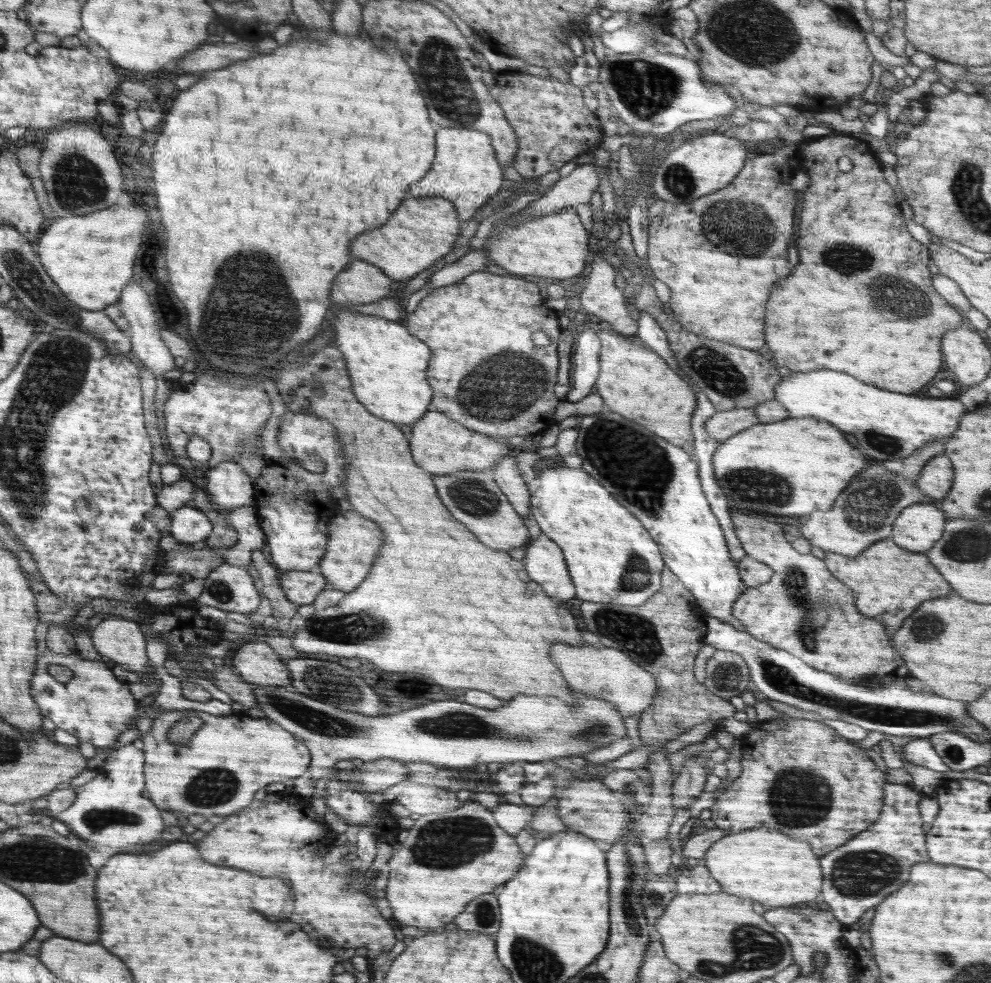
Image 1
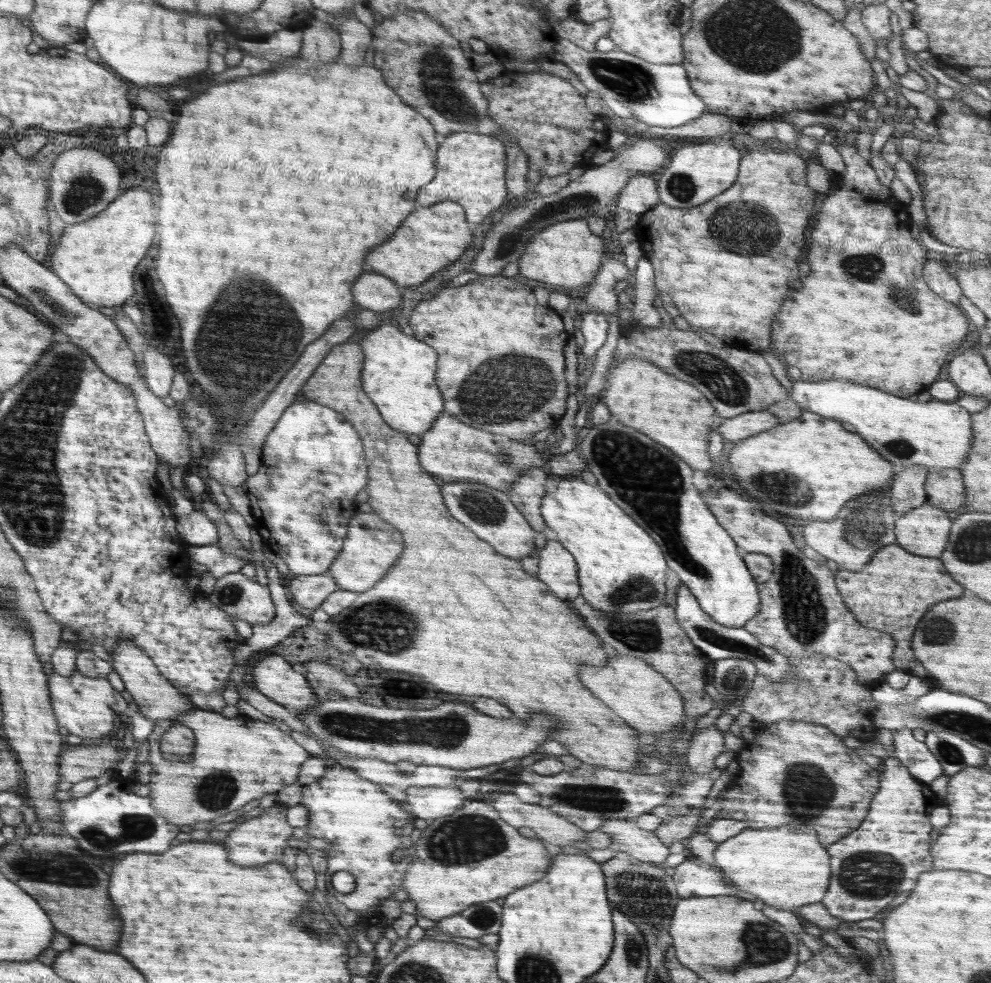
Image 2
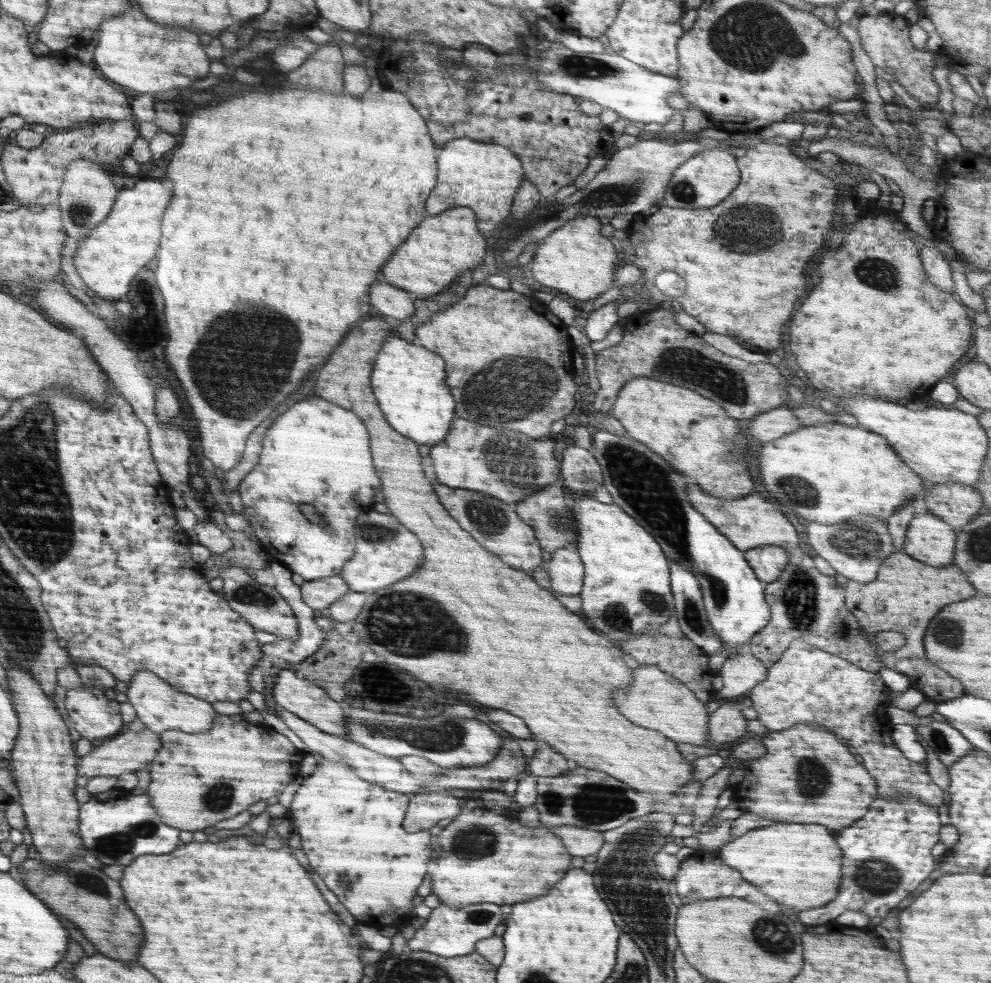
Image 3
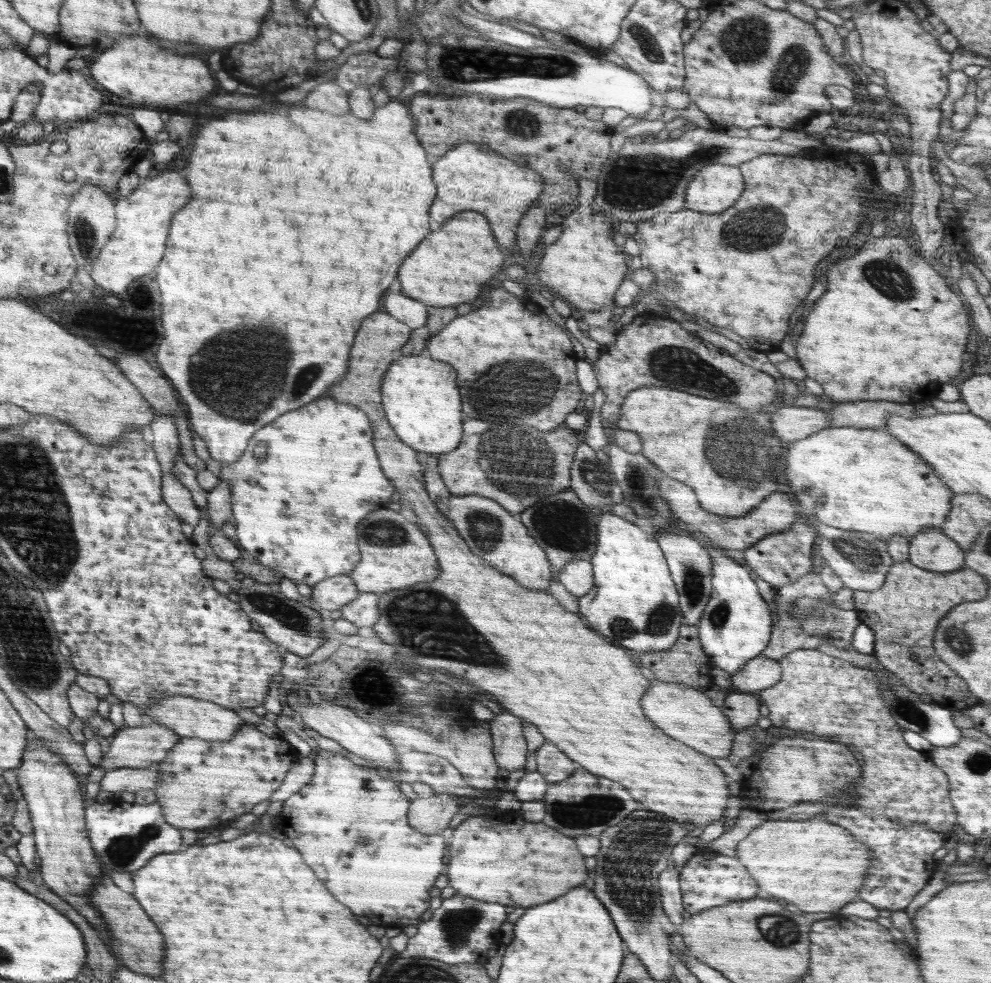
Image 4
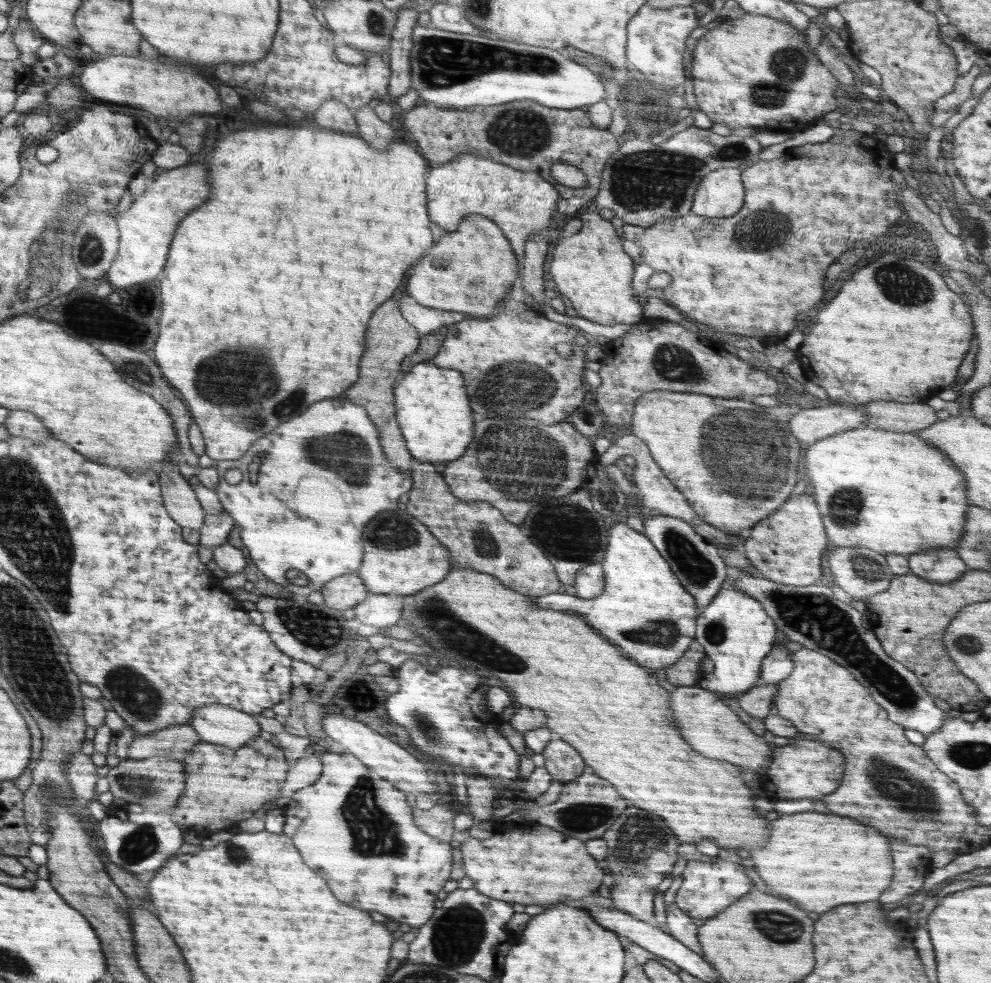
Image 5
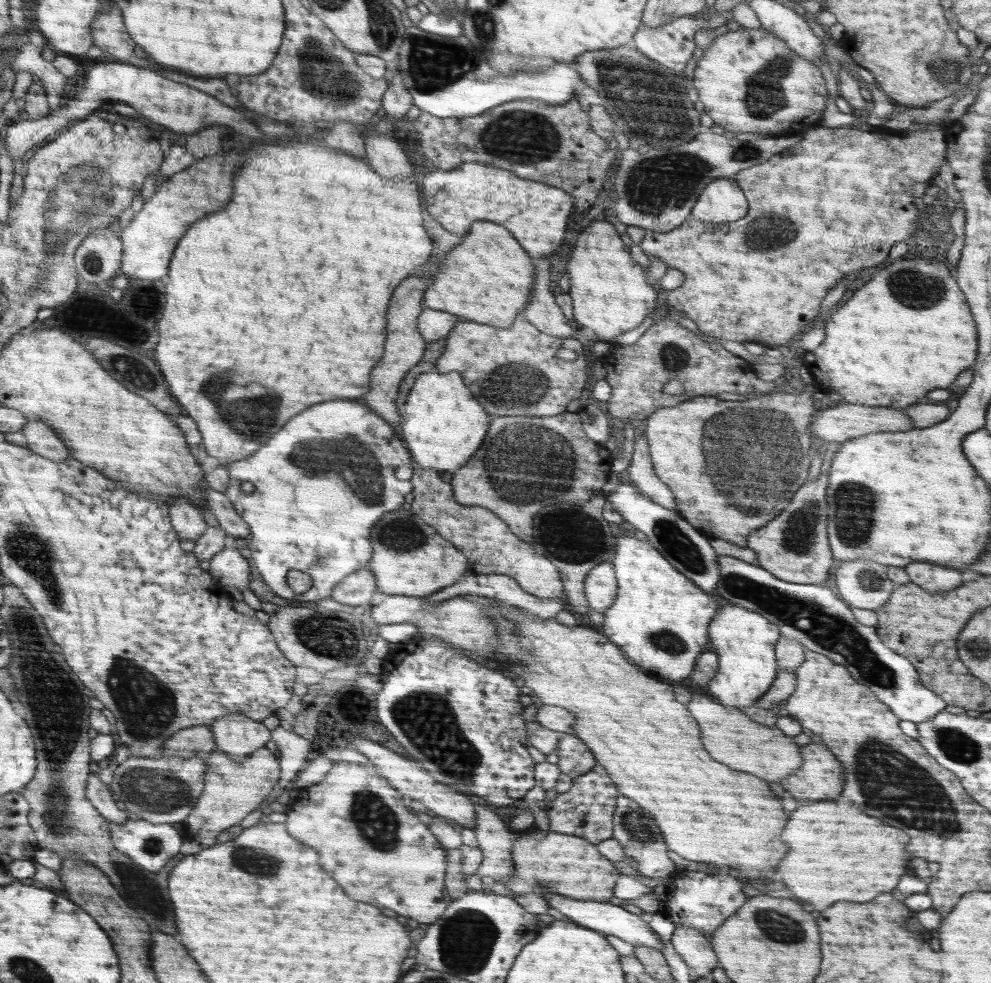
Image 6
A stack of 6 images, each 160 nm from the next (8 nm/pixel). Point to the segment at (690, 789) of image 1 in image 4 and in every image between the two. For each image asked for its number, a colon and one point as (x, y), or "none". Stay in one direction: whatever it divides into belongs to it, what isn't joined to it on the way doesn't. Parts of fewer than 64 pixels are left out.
2: (708, 743)
3: (727, 724)
4: (742, 709)

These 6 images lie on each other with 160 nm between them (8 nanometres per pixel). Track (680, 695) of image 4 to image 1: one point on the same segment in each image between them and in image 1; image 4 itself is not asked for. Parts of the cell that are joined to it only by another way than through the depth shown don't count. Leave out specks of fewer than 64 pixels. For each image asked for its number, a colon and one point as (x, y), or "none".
1: (608, 674)
2: (640, 695)
3: (655, 700)

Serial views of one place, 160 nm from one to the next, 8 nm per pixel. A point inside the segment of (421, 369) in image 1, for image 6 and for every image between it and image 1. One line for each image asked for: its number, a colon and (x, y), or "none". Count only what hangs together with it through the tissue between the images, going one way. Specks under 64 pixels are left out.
2: (399, 371)
3: (408, 380)
4: (420, 397)
5: (432, 408)
6: (443, 423)

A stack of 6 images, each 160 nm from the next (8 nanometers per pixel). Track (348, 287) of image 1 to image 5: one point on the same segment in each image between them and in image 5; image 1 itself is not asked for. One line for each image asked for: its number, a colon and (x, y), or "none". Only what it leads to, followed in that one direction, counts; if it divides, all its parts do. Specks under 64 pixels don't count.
2: (379, 293)
3: (389, 300)
4: (413, 313)
5: (426, 320)

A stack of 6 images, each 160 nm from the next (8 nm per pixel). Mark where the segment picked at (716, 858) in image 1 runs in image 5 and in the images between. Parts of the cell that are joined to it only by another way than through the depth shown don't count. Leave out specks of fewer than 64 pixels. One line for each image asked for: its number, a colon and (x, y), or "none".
2: (787, 868)
3: (777, 858)
4: (825, 869)
5: (820, 860)

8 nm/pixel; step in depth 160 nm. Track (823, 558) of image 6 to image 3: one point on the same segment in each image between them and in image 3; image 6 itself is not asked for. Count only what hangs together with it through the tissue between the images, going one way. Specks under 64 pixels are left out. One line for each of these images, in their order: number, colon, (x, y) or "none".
3: (768, 562)
4: (779, 559)
5: (786, 548)

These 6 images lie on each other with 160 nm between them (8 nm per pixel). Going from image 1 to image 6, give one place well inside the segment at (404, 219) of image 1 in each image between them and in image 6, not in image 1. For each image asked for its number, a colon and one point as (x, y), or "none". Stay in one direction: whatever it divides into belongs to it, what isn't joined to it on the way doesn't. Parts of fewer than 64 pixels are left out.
2: (432, 238)
3: (446, 245)
4: (451, 267)
5: (471, 270)
6: (488, 278)

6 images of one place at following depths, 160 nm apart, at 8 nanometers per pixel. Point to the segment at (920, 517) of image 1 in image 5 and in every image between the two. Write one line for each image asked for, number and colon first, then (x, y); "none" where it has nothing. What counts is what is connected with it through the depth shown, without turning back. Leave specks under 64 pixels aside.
2: (924, 531)
3: (928, 538)
4: (931, 549)
5: (942, 566)

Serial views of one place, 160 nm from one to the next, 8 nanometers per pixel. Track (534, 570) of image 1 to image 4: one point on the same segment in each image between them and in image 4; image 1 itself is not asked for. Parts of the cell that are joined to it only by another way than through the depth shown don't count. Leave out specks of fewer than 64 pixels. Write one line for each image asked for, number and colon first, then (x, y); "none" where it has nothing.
2: (557, 569)
3: (566, 571)
4: (577, 576)

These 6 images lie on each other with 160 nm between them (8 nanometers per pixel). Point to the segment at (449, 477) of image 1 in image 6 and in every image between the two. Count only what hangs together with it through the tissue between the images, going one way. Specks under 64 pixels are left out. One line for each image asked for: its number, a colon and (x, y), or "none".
2: (489, 513)
3: (493, 523)
4: (499, 538)
5: (476, 534)
6: (490, 546)

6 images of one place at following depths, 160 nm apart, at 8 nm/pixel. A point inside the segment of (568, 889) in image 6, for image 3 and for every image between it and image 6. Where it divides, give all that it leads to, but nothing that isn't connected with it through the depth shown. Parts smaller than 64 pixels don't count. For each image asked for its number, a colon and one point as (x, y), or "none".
3: (475, 870)
4: (516, 863)
5: (529, 865)

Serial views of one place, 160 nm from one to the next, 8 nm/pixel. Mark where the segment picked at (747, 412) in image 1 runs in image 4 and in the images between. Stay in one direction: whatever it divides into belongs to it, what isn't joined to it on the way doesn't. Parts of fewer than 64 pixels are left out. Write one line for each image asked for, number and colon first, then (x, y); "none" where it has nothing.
2: (734, 428)
3: (767, 426)
4: (791, 423)

